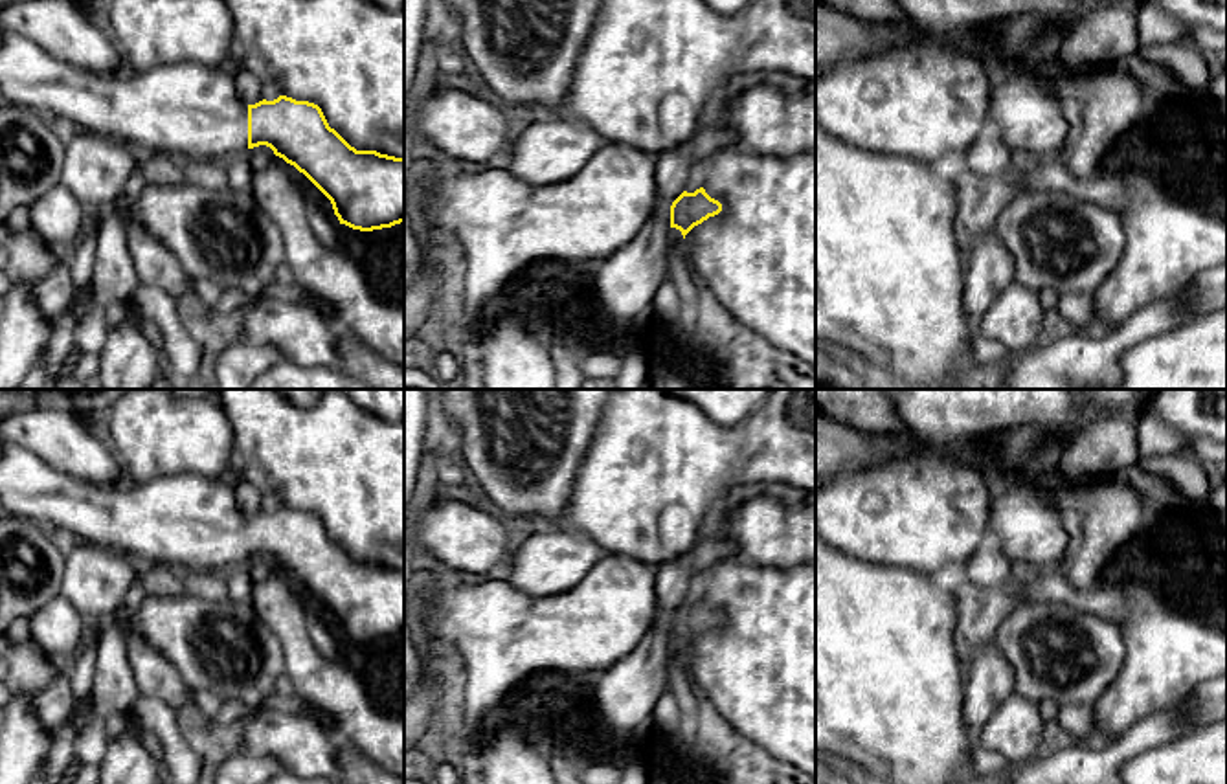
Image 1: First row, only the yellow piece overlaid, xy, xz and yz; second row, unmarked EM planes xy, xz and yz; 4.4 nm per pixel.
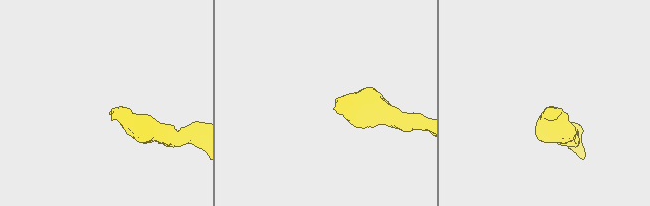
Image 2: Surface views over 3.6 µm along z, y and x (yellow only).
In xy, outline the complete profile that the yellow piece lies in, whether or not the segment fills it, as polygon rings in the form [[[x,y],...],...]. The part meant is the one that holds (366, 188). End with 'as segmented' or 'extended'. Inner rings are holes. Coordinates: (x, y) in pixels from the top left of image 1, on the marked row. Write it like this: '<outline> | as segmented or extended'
[[[0,28],[0,99],[31,106],[66,129],[118,138],[141,154],[230,160],[266,145],[331,200],[340,224],[373,231],[404,222],[404,158],[356,151],[329,127],[314,103],[279,95],[244,105],[235,88],[233,64],[174,62],[129,77],[97,75],[57,61],[33,40]]] | extended

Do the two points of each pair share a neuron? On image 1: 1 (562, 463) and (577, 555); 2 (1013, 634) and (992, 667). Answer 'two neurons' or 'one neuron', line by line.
1: two neurons
2: two neurons

